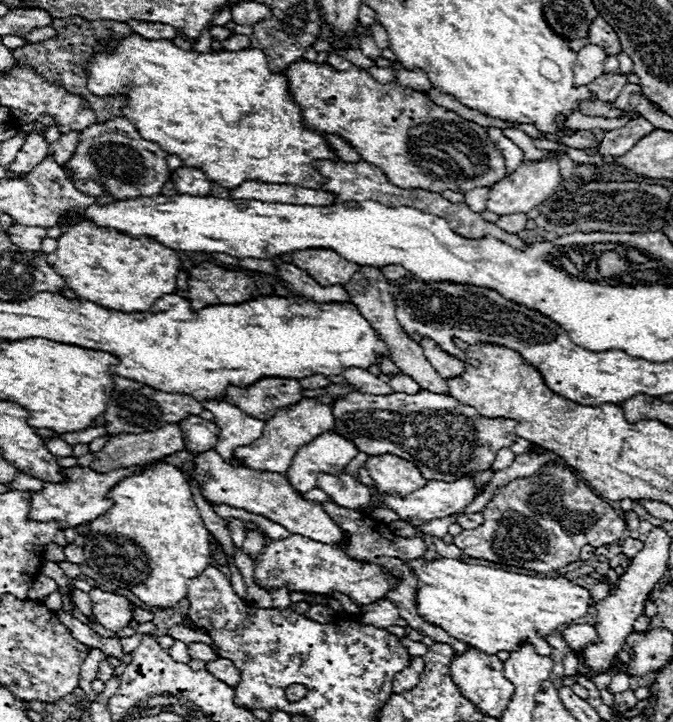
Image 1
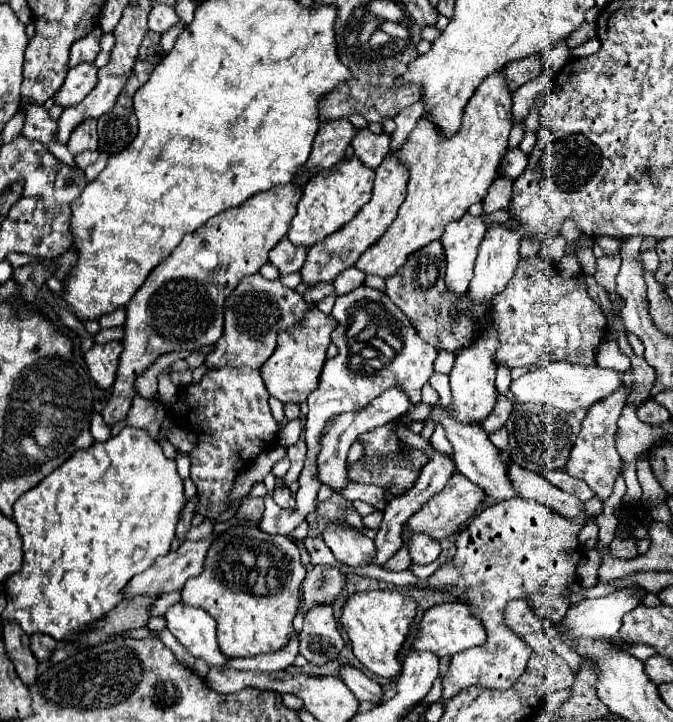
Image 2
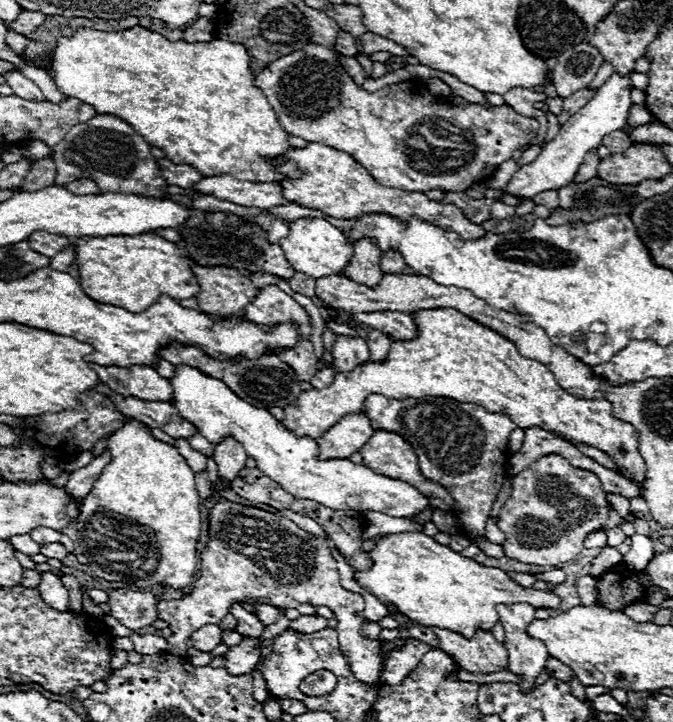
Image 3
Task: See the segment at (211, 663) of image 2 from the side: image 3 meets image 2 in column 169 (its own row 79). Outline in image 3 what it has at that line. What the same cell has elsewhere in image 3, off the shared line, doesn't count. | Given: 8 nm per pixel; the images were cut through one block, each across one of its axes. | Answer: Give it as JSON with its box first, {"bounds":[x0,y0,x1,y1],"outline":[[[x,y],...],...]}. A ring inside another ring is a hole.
{"bounds":[485,72,632,200],"outline":[[[616,72],[612,74],[612,78],[602,84],[596,92],[596,96],[584,106],[580,108],[556,134],[554,140],[550,140],[542,152],[536,156],[536,160],[532,160],[530,164],[518,168],[518,172],[510,178],[508,186],[504,190],[486,190],[485,198],[492,200],[500,200],[502,196],[514,196],[514,198],[534,198],[540,192],[548,192],[548,190],[560,190],[562,186],[570,184],[580,168],[580,164],[584,162],[586,152],[594,150],[600,146],[602,138],[614,130],[622,130],[626,126],[626,116],[628,110],[632,106],[630,102],[630,76],[618,76]]]}

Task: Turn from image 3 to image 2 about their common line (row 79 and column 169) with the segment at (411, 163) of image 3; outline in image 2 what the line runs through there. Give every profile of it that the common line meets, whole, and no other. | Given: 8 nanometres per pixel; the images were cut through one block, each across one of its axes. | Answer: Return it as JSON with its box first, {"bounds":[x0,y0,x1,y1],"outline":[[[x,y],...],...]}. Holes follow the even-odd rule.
{"bounds":[102,182,302,426],"outline":[[[292,182],[260,192],[236,206],[236,210],[224,210],[184,236],[180,246],[148,274],[138,294],[126,306],[124,352],[120,356],[112,398],[102,412],[110,426],[126,418],[132,398],[136,396],[136,376],[160,354],[210,346],[222,336],[224,298],[244,276],[256,274],[260,266],[268,262],[268,252],[286,236],[300,198],[302,188]]]}

